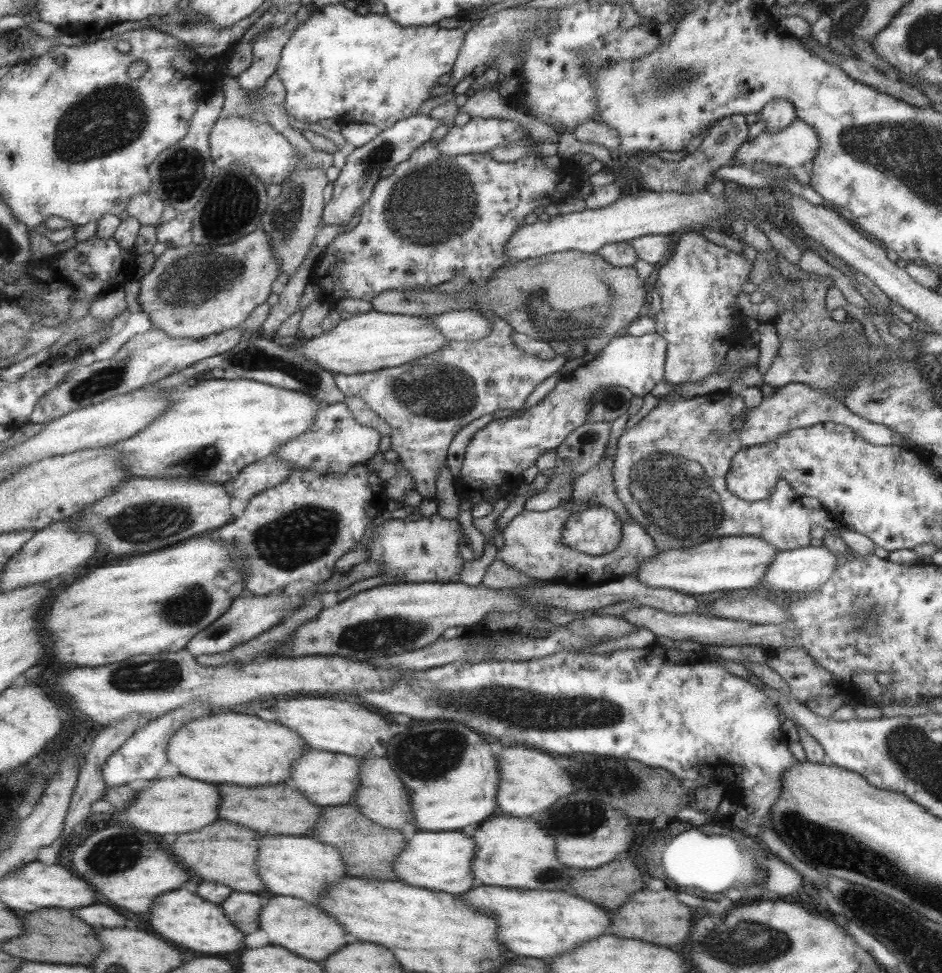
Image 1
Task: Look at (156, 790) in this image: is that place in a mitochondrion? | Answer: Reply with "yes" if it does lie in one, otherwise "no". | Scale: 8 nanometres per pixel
no

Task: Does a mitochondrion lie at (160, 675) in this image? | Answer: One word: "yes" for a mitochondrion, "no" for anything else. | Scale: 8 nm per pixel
yes

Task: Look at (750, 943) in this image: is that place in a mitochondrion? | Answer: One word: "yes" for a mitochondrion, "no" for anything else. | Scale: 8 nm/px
yes

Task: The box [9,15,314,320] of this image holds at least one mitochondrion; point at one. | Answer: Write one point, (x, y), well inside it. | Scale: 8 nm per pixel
(113, 118)

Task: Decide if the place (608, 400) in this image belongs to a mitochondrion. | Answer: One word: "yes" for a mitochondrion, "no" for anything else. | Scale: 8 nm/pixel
yes

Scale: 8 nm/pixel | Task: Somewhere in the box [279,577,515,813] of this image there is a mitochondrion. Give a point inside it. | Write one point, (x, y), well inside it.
(394, 631)

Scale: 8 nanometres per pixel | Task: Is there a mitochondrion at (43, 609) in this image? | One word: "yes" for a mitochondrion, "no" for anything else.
no

